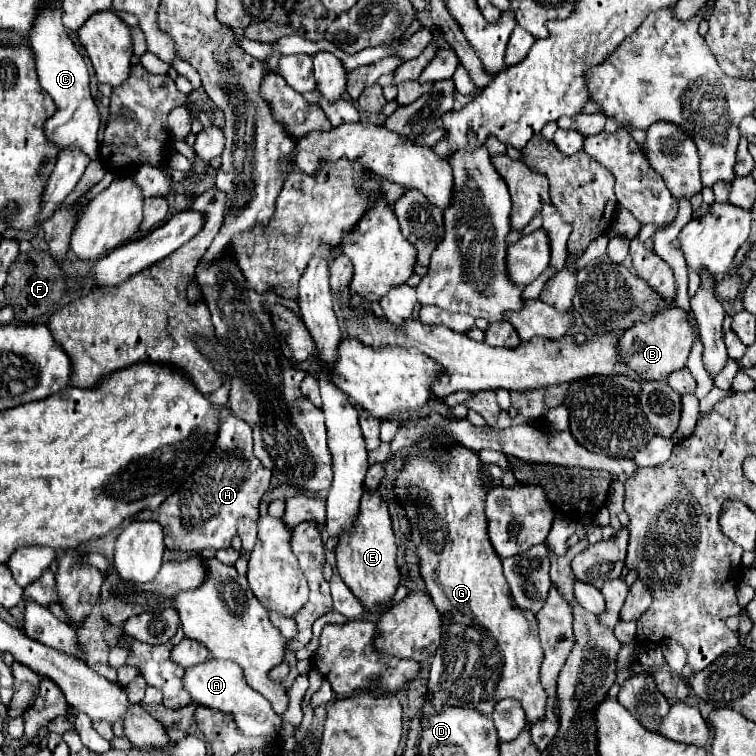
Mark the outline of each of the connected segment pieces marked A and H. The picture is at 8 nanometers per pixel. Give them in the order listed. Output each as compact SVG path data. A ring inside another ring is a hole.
M207 660L205 664L193 666L189 668L189 672L185 672L183 686L191 694L193 702L223 714L231 714L237 730L243 736L279 736L279 716L271 710L271 704L261 694L245 684L243 672L241 668L237 668L237 664L225 660Z
M223 416L221 418L221 428L219 428L219 438L215 442L213 452L207 456L207 460L201 464L201 468L175 492L171 494L165 504L161 504L155 512L143 510L139 512L133 520L157 520L165 532L165 548L167 550L177 550L183 554L199 554L205 548L227 548L231 546L231 538L237 534L237 518L247 516L251 520L259 518L259 504L269 490L269 480L271 472L263 468L263 464L253 456L253 436L251 436L251 426L243 422L237 416ZM235 458L241 458L243 464L239 464Z

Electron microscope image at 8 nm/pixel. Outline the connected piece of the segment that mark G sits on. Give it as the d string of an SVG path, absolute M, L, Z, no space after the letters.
M459 444L447 446L447 458L435 460L429 456L407 454L401 468L395 472L391 490L403 508L405 518L411 524L411 542L419 556L419 574L433 598L437 610L443 614L443 638L431 658L429 670L429 694L435 708L461 706L473 708L489 716L493 706L503 698L515 698L521 702L527 724L535 724L545 718L547 692L541 684L541 644L537 640L537 618L533 612L525 612L513 604L509 584L503 576L501 558L497 556L489 536L485 520L485 496L487 486L477 478L479 458L473 450Z

